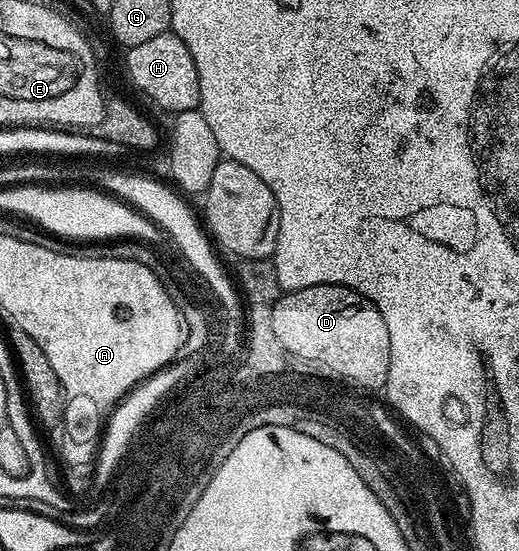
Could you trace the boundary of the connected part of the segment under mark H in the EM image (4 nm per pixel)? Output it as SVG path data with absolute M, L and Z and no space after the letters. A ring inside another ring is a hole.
M174 32L154 35L154 39L149 39L146 43L138 43L127 50L128 58L124 65L128 68L128 77L132 80L132 85L140 93L145 93L154 104L160 109L169 109L172 115L182 111L200 108L200 88L198 87L198 67L194 67L194 55L190 55L190 47L178 39Z

